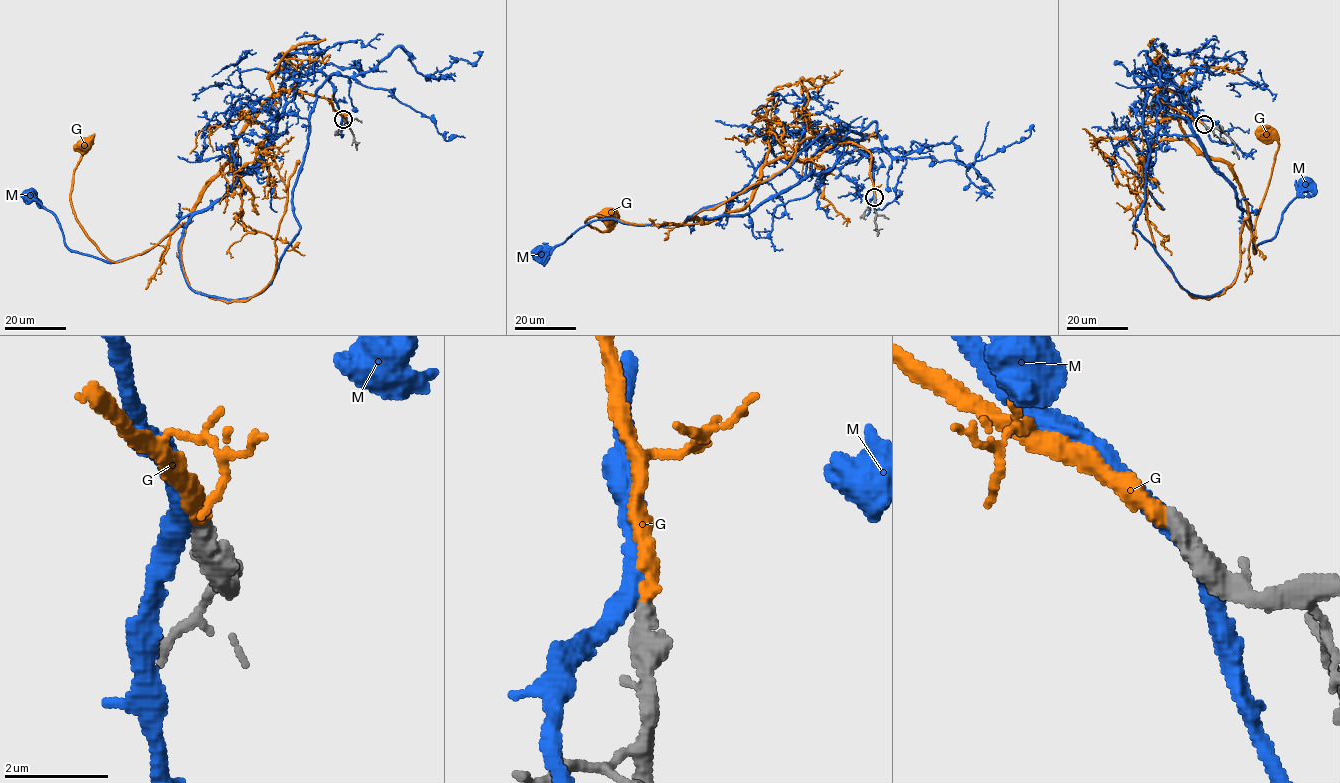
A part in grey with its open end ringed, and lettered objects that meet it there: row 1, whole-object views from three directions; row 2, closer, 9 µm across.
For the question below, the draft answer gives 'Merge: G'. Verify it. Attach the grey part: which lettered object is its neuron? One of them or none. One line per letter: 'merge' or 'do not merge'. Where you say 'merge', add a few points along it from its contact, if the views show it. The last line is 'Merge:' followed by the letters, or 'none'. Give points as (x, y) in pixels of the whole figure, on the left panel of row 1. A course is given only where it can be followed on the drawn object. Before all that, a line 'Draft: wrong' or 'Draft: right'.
Draft: right
G: merge; course (343, 119), (309, 93), (268, 99), (190, 219), (118, 261), (87, 237), (71, 202), (85, 145)
M: do not merge
Merge: G

